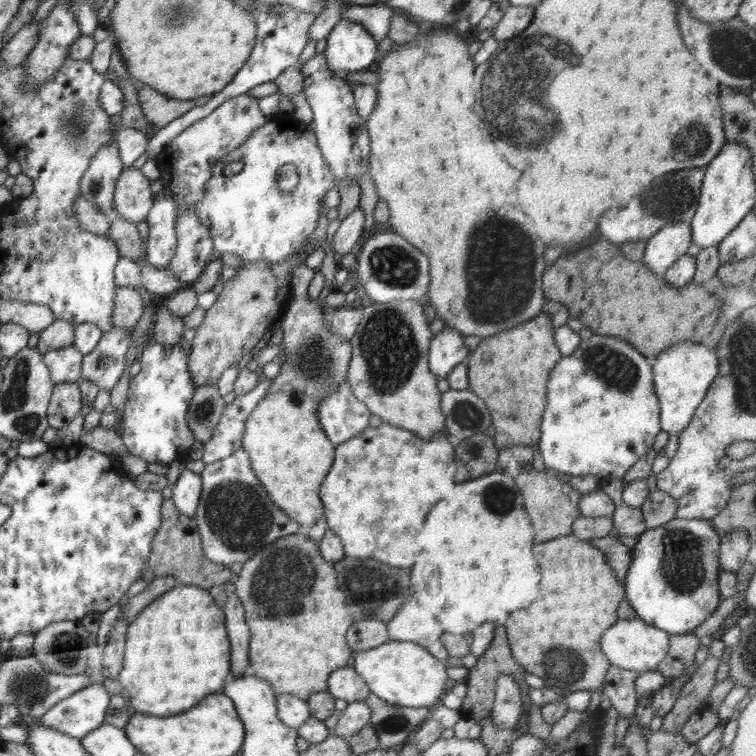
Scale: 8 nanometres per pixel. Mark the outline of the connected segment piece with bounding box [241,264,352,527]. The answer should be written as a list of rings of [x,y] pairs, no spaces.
[[[305,264],[294,268],[291,272],[293,302],[284,312],[281,326],[283,330],[281,350],[285,352],[286,364],[282,364],[280,374],[271,382],[267,395],[258,402],[245,420],[241,442],[242,448],[250,456],[252,470],[256,472],[258,480],[270,495],[273,504],[300,526],[309,527],[314,526],[314,523],[324,514],[319,488],[335,459],[335,446],[322,430],[317,410],[325,394],[347,380],[348,360],[352,354],[350,343],[335,338],[335,332],[331,332],[327,327],[326,309],[319,307],[316,301],[308,298],[308,286],[315,276],[318,276],[316,270],[308,268]]]

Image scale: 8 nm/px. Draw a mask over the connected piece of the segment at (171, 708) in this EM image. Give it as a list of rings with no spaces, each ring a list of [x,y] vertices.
[[[178,585],[171,588],[168,592],[161,594],[155,601],[152,601],[146,608],[138,613],[138,616],[127,626],[127,639],[125,640],[125,651],[123,654],[123,667],[119,672],[117,681],[130,696],[130,704],[136,713],[154,714],[154,716],[171,716],[176,713],[184,713],[196,706],[202,698],[208,694],[222,692],[227,680],[230,678],[230,659],[231,648],[225,626],[224,613],[221,608],[213,601],[211,594],[205,588],[194,585]]]

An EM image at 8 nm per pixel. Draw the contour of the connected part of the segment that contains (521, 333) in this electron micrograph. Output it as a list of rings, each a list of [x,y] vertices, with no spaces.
[[[540,313],[534,318],[519,324],[516,328],[501,331],[492,338],[482,339],[473,353],[468,355],[465,363],[469,377],[468,388],[475,392],[488,407],[493,426],[496,429],[493,440],[498,450],[506,450],[513,446],[531,447],[541,437],[541,422],[546,408],[546,382],[550,370],[556,367],[561,359],[561,352],[555,345],[555,328],[548,313]]]

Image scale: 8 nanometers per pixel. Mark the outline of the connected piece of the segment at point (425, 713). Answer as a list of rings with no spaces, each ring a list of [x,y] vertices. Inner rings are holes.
[[[372,693],[364,701],[371,710],[369,724],[378,736],[377,749],[401,747],[410,732],[417,731],[417,726],[422,725],[432,711],[432,708],[426,706],[402,707],[390,704]]]

